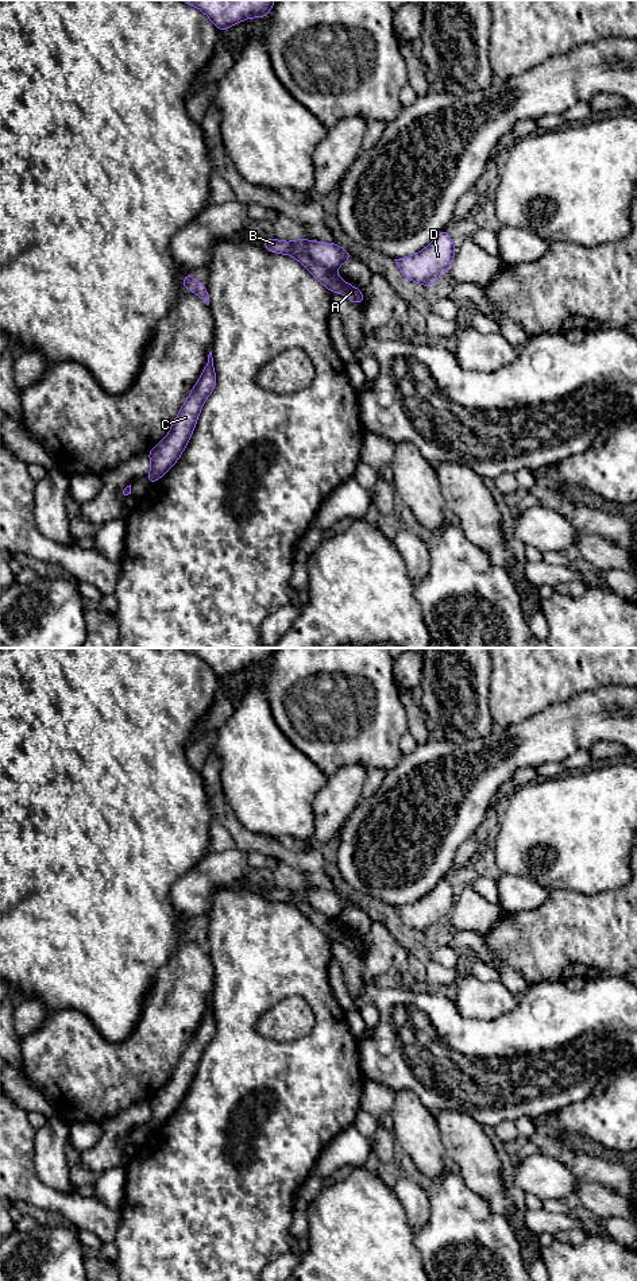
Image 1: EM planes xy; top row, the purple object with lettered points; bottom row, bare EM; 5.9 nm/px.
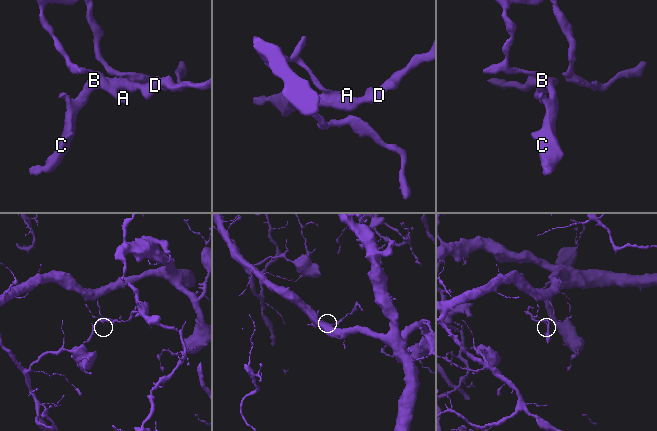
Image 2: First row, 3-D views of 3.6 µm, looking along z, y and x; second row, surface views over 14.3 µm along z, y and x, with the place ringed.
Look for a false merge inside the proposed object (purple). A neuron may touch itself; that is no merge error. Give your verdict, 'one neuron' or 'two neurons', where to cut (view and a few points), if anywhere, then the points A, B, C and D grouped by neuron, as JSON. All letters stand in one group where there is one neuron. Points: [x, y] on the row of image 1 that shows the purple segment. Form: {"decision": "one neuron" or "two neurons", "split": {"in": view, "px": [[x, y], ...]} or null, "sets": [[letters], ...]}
{"decision": "two neurons", "split": {"in": "xy", "px": [[305, 240], [308, 254], [335, 271]]}, "sets": [["A"], ["B", "C", "D"]]}

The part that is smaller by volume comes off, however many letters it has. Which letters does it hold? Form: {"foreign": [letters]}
{"foreign": ["B", "C", "D"]}

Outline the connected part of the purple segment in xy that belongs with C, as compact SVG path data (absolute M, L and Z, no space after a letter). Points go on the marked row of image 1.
M211 351L201 377L189 393L167 436L147 454L151 460L151 470L146 476L151 485L165 475L182 455L194 431L202 404L211 396L215 386L216 374Z

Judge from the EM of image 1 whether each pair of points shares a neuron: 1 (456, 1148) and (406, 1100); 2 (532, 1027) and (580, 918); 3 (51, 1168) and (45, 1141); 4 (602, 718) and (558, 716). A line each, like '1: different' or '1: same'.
1: different
2: different
3: same
4: same

